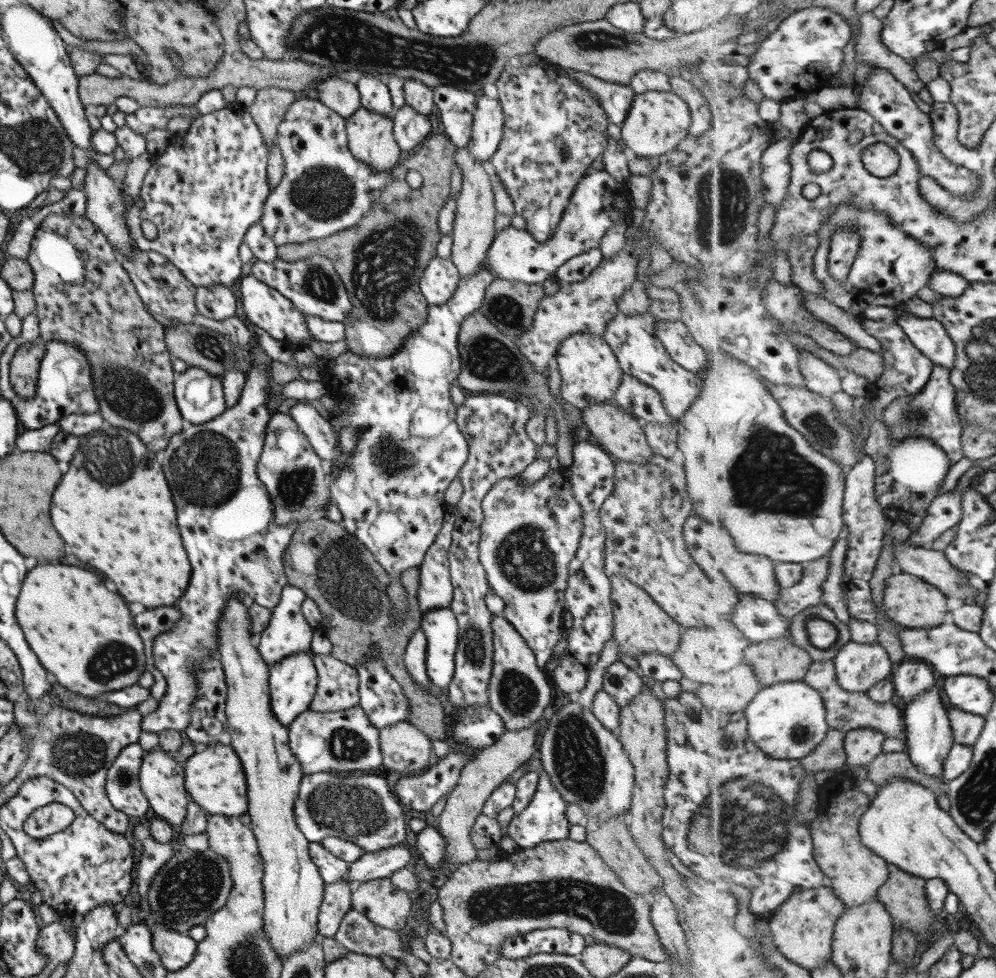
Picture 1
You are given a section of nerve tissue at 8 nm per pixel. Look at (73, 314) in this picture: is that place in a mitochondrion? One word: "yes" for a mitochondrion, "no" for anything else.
no

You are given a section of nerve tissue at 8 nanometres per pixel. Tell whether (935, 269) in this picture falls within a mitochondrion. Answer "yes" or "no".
no

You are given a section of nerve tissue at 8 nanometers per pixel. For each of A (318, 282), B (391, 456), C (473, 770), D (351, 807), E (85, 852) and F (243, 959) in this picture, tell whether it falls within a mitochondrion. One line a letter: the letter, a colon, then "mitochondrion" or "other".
A: mitochondrion
B: mitochondrion
C: other
D: mitochondrion
E: other
F: mitochondrion

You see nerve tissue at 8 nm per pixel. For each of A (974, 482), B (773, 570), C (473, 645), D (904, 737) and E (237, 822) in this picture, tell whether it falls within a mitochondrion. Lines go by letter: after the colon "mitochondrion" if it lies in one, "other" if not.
A: other
B: other
C: mitochondrion
D: other
E: other

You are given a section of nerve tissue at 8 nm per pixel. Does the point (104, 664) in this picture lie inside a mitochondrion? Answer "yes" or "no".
yes

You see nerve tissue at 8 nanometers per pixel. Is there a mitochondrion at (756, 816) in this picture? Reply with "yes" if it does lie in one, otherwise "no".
yes

